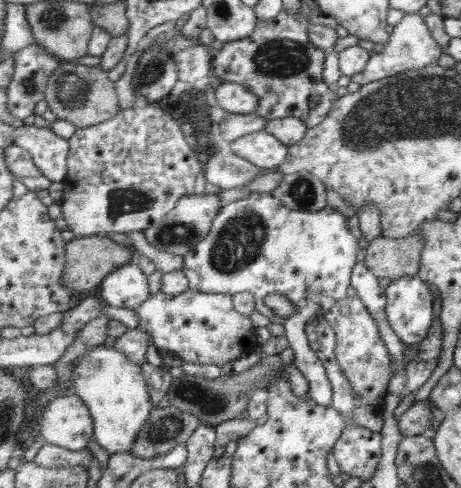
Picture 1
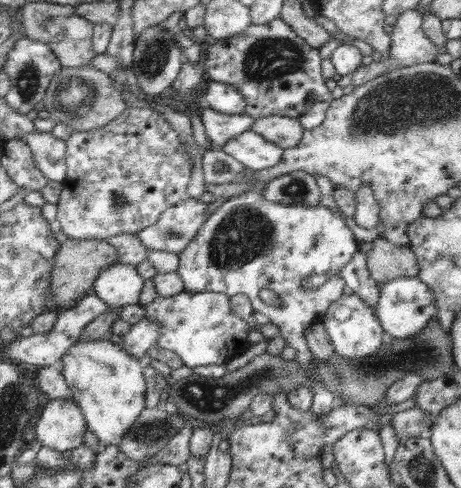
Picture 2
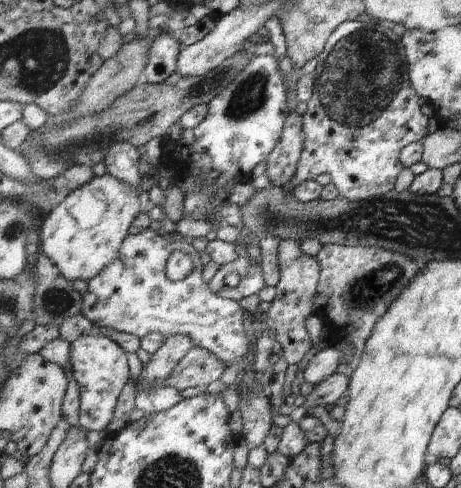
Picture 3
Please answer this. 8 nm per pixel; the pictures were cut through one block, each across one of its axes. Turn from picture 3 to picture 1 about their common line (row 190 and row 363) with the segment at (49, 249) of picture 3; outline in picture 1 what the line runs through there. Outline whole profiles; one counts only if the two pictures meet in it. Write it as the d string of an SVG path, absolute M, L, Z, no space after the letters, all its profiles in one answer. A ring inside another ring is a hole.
M99 346L93 348L93 352L89 352L89 356L83 356L75 362L75 372L73 372L73 382L77 392L73 392L75 396L79 396L85 406L89 406L89 414L93 414L93 422L97 422L95 426L95 442L109 454L133 454L133 448L137 444L137 440L141 440L141 432L145 432L145 424L151 424L149 418L153 416L153 410L157 408L151 402L151 394L147 388L147 382L143 378L141 366L135 364L133 360L129 360L121 350L107 348L107 346Z

